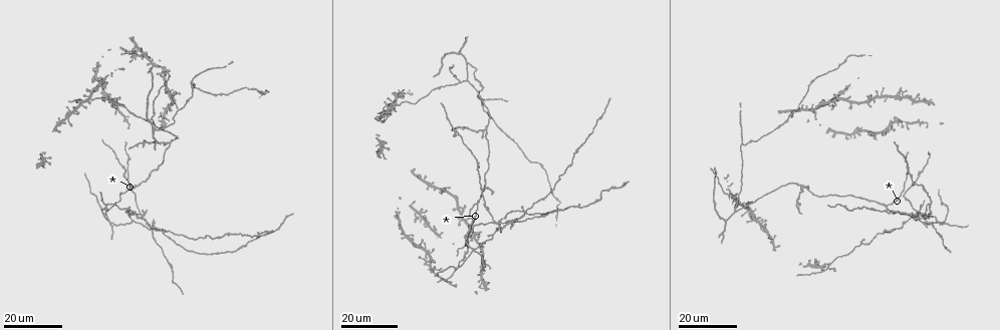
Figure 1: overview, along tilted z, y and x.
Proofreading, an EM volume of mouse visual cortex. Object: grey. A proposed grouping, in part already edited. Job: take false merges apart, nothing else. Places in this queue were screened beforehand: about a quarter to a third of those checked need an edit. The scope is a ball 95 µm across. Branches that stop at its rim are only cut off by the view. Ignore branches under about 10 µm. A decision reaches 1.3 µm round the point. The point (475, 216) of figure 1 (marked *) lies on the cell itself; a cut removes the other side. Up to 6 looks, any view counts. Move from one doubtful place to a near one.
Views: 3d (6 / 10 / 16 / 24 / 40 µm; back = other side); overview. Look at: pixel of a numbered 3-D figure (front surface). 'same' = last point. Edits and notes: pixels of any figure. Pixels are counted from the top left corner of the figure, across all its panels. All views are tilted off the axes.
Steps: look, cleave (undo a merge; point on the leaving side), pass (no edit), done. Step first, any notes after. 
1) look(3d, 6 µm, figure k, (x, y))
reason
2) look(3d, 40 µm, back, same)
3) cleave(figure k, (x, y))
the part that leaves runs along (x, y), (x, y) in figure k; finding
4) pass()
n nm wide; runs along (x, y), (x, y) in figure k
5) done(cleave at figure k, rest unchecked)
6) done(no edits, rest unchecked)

look(3d, 16 µm, figure 1, (109, 220))
four arms meet

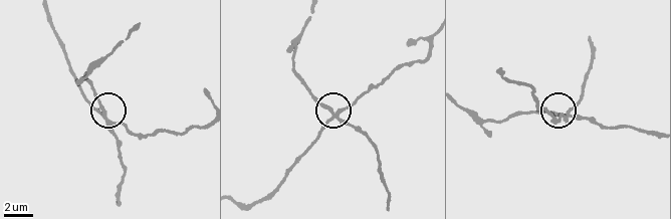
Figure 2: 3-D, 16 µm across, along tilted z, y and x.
look(3d, 10 µm, figure 2, (105, 118))

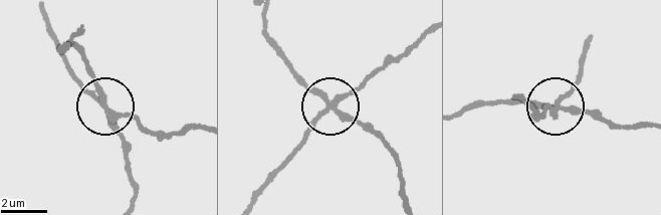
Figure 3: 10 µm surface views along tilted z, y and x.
cleave(figure 3, (138, 116))
240 nm wide; the part that leaves runs along (107, 112), (160, 132), (195, 127) in figure 3; two cells meet here

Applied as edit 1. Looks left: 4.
look(3d, 16 µm, figure 1, (486, 130))
three arms meet

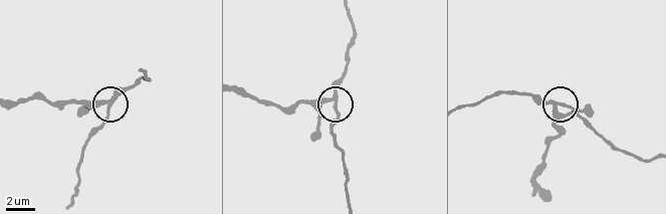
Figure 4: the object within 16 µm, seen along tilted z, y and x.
look(3d, 10 µm, figure 4, (554, 106))
zoom in

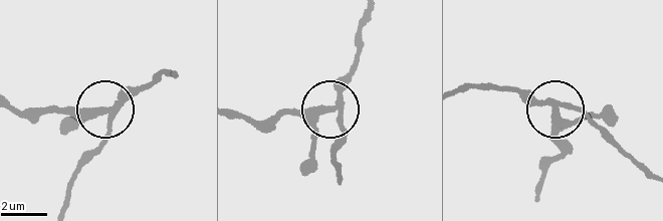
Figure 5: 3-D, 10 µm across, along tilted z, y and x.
look(3d, 6 µm, figure 5, (106, 110))
zoom in

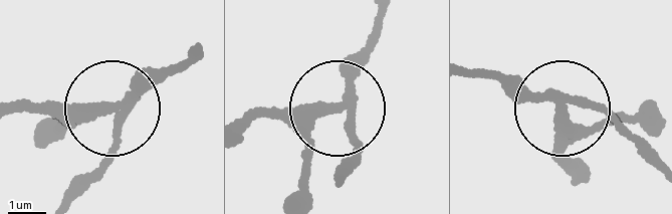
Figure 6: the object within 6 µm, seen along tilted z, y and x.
cleave(figure 6, (72, 118))
240 nm wide; a second cell is stuck on

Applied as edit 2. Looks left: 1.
done(cleave at figure 3, cleave at figure 6, rest unchecked)

